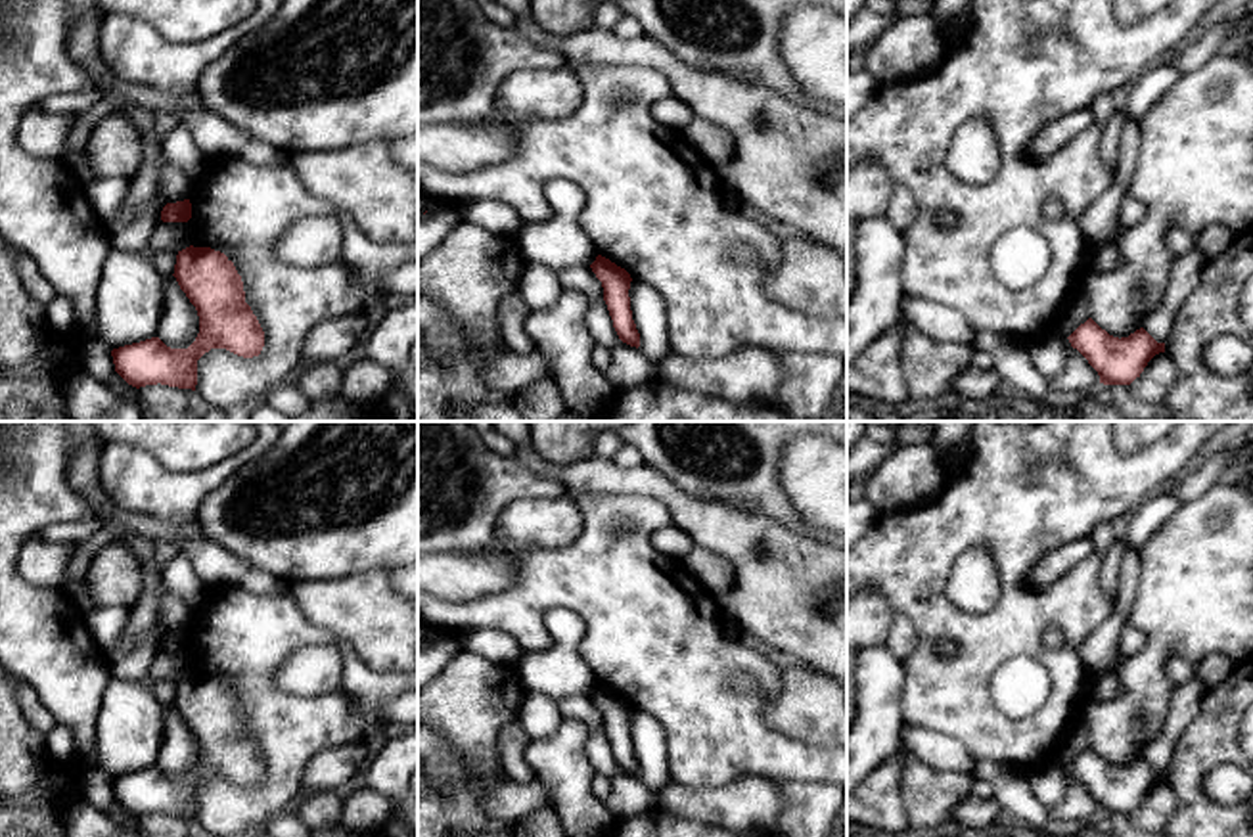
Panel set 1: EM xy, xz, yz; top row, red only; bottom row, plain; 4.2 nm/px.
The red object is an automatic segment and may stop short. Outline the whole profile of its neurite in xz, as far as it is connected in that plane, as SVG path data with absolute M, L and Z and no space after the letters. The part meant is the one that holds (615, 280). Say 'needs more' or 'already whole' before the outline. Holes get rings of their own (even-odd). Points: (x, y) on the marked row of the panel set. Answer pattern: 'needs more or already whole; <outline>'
already whole; M602 255L596 257L590 268L596 274L596 278L602 282L604 301L607 305L619 339L638 349L640 333L632 320L630 297L628 297L632 282L630 274Z

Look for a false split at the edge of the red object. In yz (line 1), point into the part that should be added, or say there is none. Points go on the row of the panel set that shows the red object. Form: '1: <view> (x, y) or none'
1: none

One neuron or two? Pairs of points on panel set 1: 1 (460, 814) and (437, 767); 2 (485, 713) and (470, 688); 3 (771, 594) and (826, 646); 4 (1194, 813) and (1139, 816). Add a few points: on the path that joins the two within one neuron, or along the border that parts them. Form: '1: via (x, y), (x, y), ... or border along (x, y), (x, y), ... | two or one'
1: via (460, 801), (460, 786), (451, 776) | one
2: via (479, 707), (472, 694) | one
3: via (784, 604), (813, 633) | one
4: border along (1165, 780), (1175, 797), (1173, 816) | two

